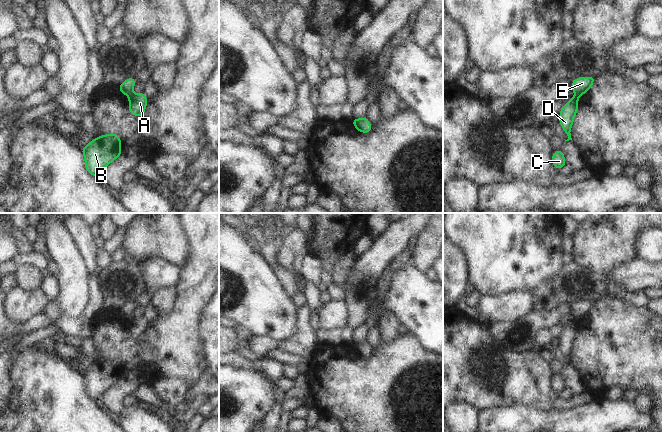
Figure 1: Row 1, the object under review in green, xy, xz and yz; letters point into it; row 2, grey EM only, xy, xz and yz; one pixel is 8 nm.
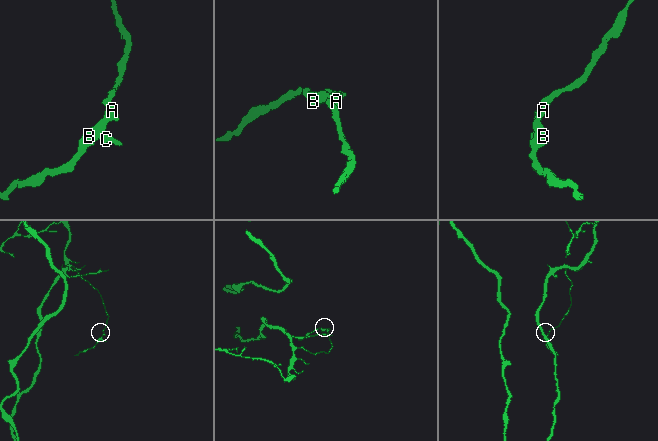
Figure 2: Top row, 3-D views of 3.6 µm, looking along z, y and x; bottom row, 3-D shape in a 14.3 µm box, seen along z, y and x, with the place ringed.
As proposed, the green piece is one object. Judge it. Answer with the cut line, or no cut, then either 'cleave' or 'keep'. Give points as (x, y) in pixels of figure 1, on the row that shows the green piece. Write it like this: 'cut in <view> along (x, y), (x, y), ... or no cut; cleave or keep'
cut in xy along (132, 95), (129, 97); cleave

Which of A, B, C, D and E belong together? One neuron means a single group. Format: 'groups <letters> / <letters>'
groups A B C D / E

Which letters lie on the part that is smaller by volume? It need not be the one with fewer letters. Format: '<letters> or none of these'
A, B, C, D

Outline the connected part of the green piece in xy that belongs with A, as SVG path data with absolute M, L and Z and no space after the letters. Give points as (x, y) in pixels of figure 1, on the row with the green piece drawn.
M136 93L129 97L129 110L134 116L143 116L148 99L144 93Z

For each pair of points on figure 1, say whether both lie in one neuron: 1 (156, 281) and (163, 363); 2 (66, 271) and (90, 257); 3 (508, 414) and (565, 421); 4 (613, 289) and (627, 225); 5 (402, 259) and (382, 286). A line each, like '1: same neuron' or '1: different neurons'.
1: different neurons
2: different neurons
3: same neuron
4: same neuron
5: same neuron

